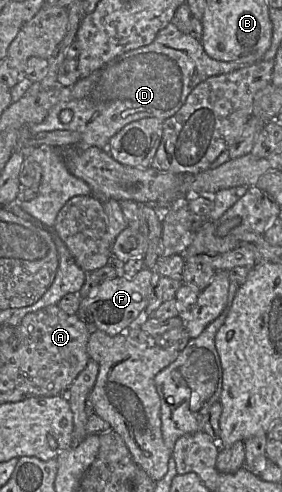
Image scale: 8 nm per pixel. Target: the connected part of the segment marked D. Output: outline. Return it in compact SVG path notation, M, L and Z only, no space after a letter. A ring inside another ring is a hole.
M170 22L149 45L117 56L88 77L67 86L71 89L71 98L55 104L46 118L30 129L35 134L75 131L81 135L77 147L95 146L107 150L111 137L127 124L150 117L164 121L179 111L193 88L202 81L249 65L209 57L199 41ZM65 110L73 113L68 123L60 119L60 113Z

